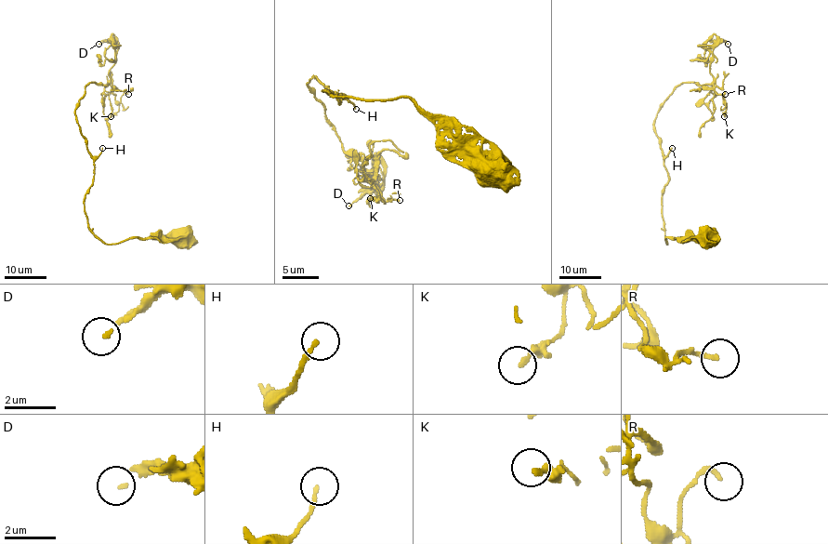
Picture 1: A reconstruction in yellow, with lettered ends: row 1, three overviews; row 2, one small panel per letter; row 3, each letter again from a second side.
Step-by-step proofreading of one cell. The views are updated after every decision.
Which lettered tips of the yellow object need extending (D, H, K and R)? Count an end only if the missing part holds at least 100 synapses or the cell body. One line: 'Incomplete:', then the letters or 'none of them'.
Incomplete: H

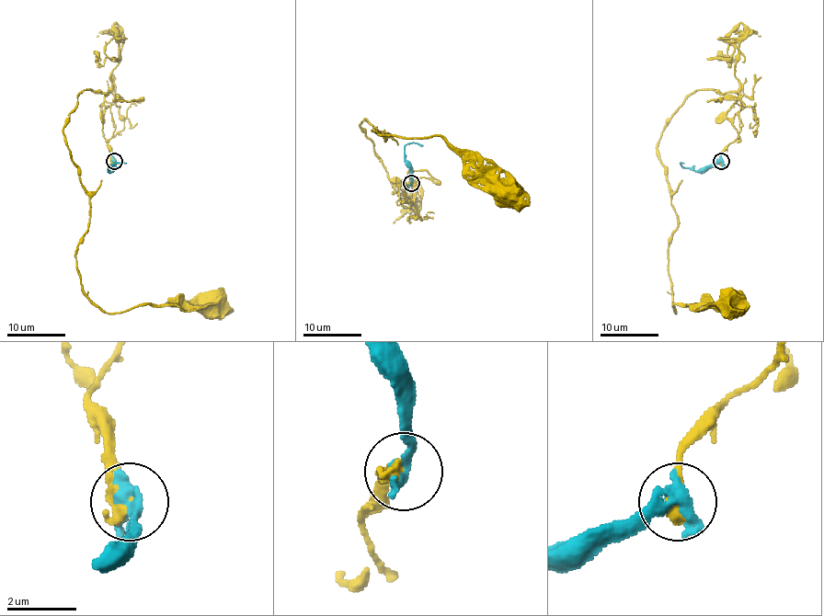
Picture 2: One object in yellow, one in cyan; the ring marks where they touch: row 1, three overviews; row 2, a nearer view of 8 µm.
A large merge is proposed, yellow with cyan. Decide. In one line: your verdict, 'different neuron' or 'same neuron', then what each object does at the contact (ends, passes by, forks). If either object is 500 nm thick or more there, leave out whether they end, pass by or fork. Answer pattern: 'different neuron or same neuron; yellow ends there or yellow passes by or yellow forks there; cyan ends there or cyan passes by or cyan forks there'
different neuron; yellow ends there; cyan ends there

